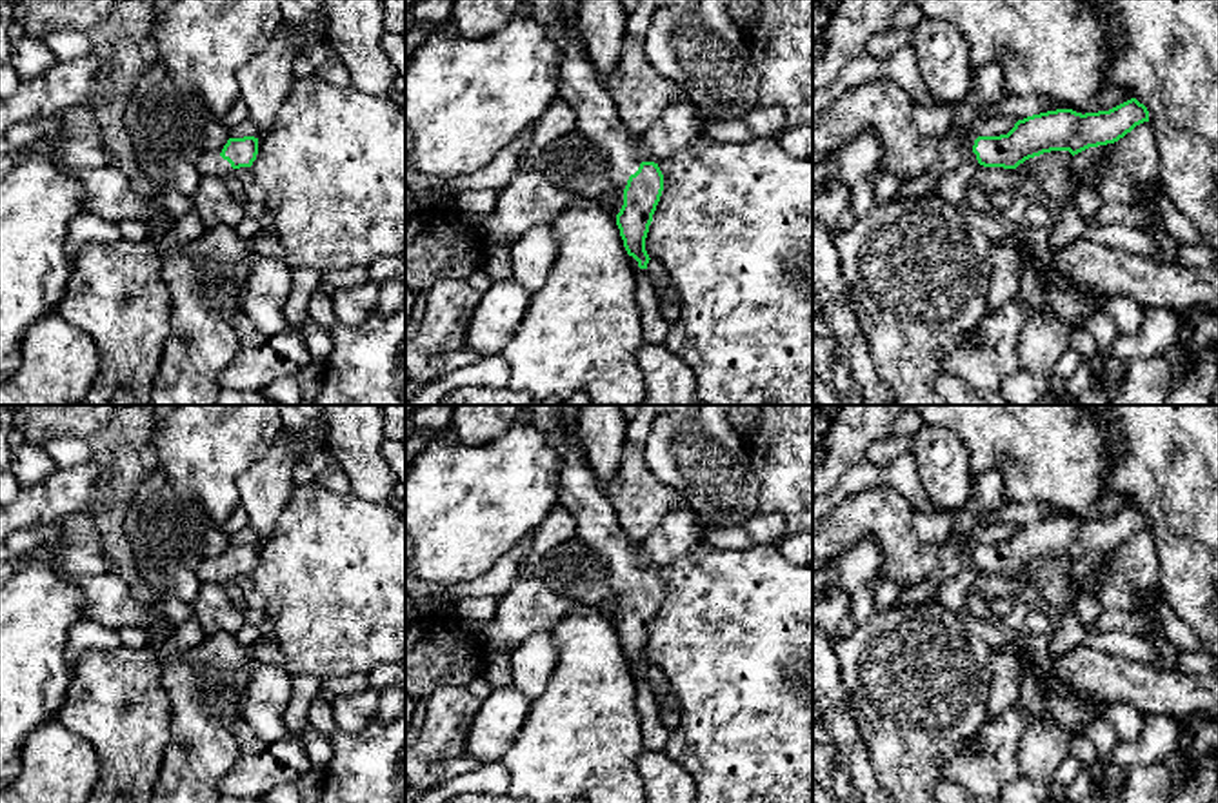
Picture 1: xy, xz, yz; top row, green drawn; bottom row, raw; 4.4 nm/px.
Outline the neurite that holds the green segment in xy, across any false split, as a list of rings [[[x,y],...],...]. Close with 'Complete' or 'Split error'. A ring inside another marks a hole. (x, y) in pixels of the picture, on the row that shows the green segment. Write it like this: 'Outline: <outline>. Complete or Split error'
Outline: [[[244,136],[244,138],[229,138],[224,149],[218,154],[205,156],[198,169],[202,176],[216,174],[224,176],[233,169],[251,167],[258,154],[258,138]]]. Split error

